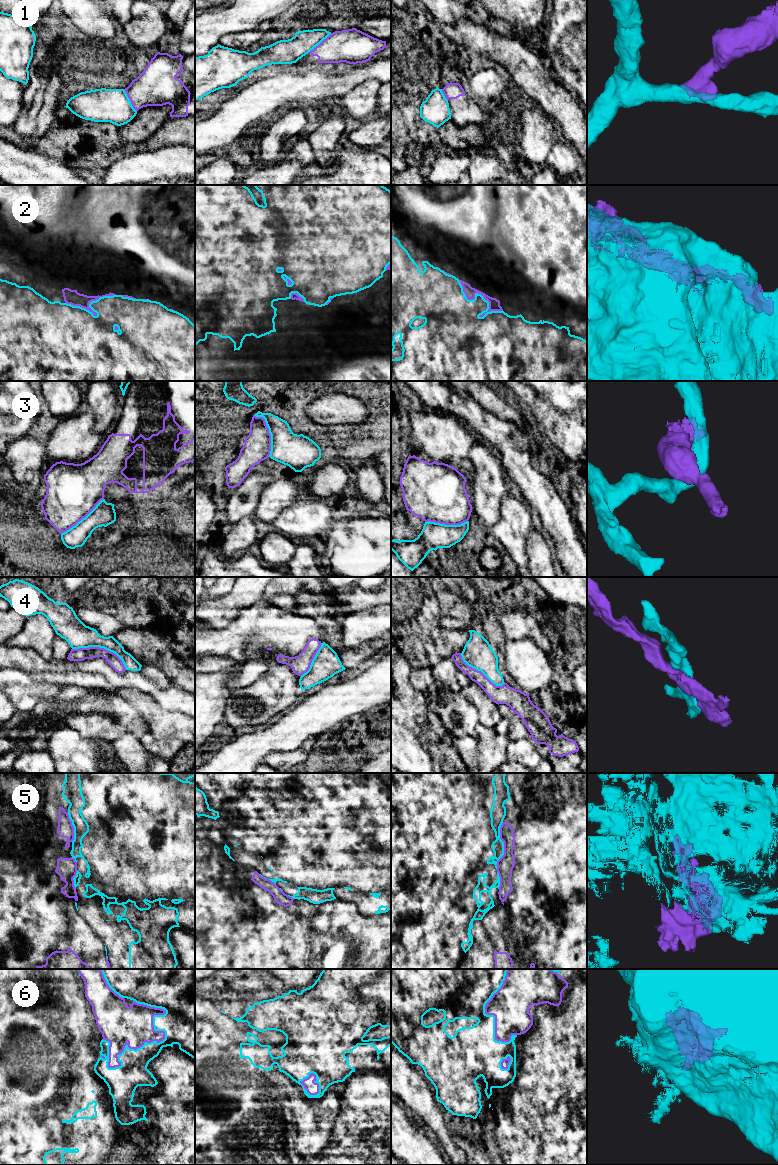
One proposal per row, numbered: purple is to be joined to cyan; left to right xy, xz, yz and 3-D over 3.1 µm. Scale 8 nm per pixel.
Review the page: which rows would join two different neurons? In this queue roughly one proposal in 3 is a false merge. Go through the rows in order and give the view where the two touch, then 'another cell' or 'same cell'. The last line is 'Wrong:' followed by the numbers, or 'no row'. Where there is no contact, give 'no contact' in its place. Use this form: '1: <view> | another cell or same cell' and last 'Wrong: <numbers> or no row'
1: xz | another cell
2: yz | same cell
3: xz | another cell
4: xy | another cell
5: yz | another cell
6: xy | same cell
Wrong: 1, 3, 4, 5

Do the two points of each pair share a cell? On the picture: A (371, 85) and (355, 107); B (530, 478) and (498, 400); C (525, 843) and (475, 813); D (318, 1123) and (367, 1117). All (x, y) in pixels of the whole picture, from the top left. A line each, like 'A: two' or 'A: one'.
A: one
B: two
C: two
D: two

